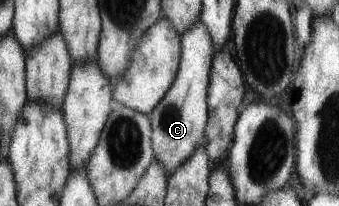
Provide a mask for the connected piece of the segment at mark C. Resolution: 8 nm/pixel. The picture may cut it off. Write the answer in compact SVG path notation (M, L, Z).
M201 18L183 31L183 35L180 35L180 45L177 75L167 93L159 99L148 115L151 126L151 149L154 158L163 165L167 175L171 175L179 165L183 165L183 161L191 157L199 145L204 145L204 127L207 121L206 95L214 52L211 37L205 25L201 23Z

